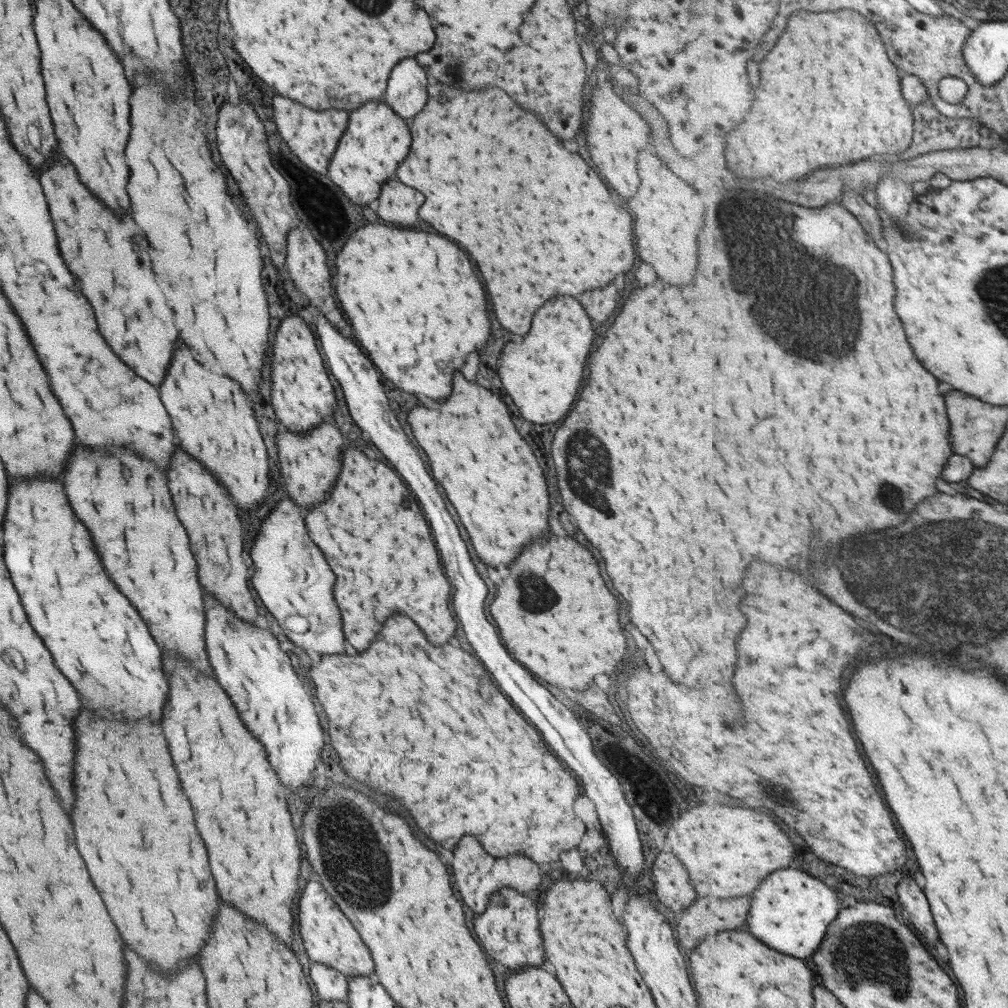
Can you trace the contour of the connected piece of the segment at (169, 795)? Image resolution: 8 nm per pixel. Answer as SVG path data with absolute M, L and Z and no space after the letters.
M82 710L82 714L76 720L76 778L74 778L74 786L76 786L76 804L72 810L72 820L74 820L74 830L76 830L76 846L88 866L90 878L94 882L94 886L98 888L108 914L112 916L122 940L136 950L144 960L148 960L152 966L158 966L162 972L176 972L184 960L188 958L198 958L200 950L204 948L204 942L208 942L210 938L210 930L212 930L212 920L218 914L218 894L216 894L216 886L210 874L210 866L208 866L208 854L206 854L206 846L196 830L194 824L194 816L192 816L192 808L188 798L182 792L182 786L178 786L178 774L176 768L172 764L166 740L162 736L162 728L160 726L152 726L150 722L118 722L118 720L108 720L108 718L96 718L90 712Z

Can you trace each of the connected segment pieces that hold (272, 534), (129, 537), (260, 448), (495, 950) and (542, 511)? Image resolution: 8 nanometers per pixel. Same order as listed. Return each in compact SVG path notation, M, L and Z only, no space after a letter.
M289 495L274 507L264 520L251 548L253 562L251 583L262 604L276 618L284 634L304 650L323 654L342 654L344 634L340 610L332 598L334 574L326 564L322 552L310 540L300 508Z
M76 444L64 474L64 490L72 510L86 524L107 575L136 606L156 644L184 656L190 666L210 676L212 666L204 644L204 592L188 533L168 494L166 474L166 469L131 448L90 452Z
M182 340L178 344L180 348L174 352L170 370L158 393L170 415L179 446L228 488L238 509L258 510L268 494L270 468L253 409L248 406L240 384L228 376L216 376L204 370L192 358L188 346Z
M507 886L492 893L488 906L480 918L474 922L474 932L484 946L484 950L498 960L508 970L526 969L526 966L542 966L544 964L544 944L540 936L540 920L536 912L536 904L518 894L518 890Z
M456 372L452 396L440 408L412 408L408 424L428 456L434 480L454 504L476 554L486 564L512 564L528 542L548 532L550 500L544 472L516 432L502 398Z

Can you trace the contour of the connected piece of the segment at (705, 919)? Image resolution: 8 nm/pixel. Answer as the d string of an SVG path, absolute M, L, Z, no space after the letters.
M730 898L720 904L694 904L676 926L676 936L682 946L694 948L710 932L736 930L748 924L752 898Z

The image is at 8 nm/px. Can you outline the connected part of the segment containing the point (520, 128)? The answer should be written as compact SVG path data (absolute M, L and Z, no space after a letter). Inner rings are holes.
M440 82L430 84L428 86L426 108L422 112L418 112L418 116L414 116L410 130L412 130L412 148L408 152L408 158L404 158L404 162L396 170L398 180L404 182L406 186L412 186L412 188L420 190L426 196L424 204L418 210L420 218L426 220L440 234L446 234L452 240L456 240L478 262L478 268L480 268L480 274L484 278L486 292L488 292L488 298L490 298L490 308L494 310L498 322L506 330L524 336L530 330L532 314L548 298L558 296L558 294L576 296L576 294L582 294L586 290L602 288L608 282L612 282L612 278L616 274L626 272L626 270L632 268L634 258L636 258L636 254L634 254L634 234L632 234L632 216L612 200L606 184L600 180L600 176L578 154L564 150L564 146L558 142L558 138L554 138L546 130L546 126L530 110L522 110L520 106L516 106L516 102L512 102L510 96L506 92L502 92L500 88L460 90L460 88L452 88L448 84L440 84ZM500 230L504 230L506 236L508 236L504 246L500 244Z

